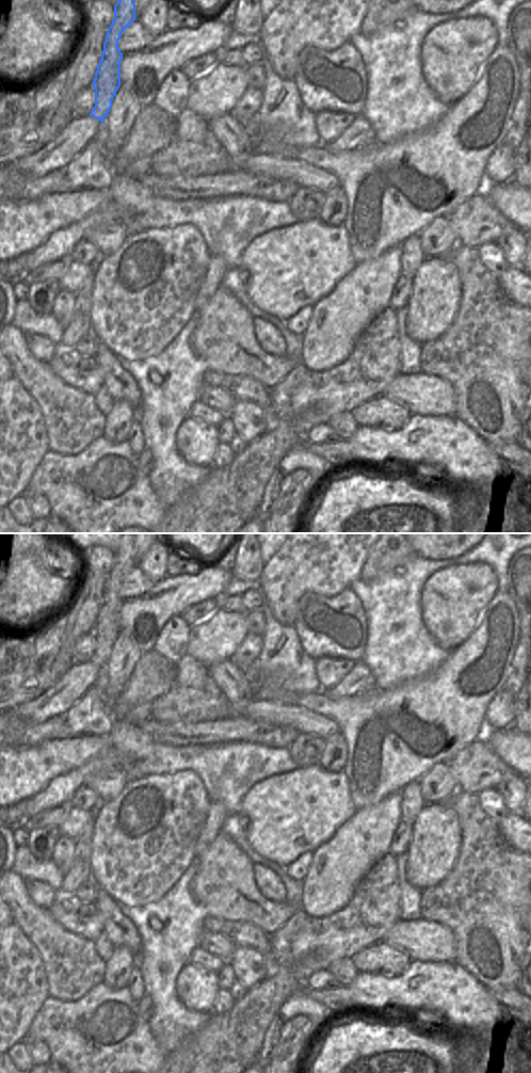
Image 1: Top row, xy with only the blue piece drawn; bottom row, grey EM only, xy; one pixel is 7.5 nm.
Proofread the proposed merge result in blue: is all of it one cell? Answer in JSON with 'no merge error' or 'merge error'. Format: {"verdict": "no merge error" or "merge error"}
{"verdict": "no merge error"}

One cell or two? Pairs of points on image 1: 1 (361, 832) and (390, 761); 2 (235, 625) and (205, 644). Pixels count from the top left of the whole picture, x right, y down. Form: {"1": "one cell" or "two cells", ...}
{"1": "two cells", "2": "one cell"}

